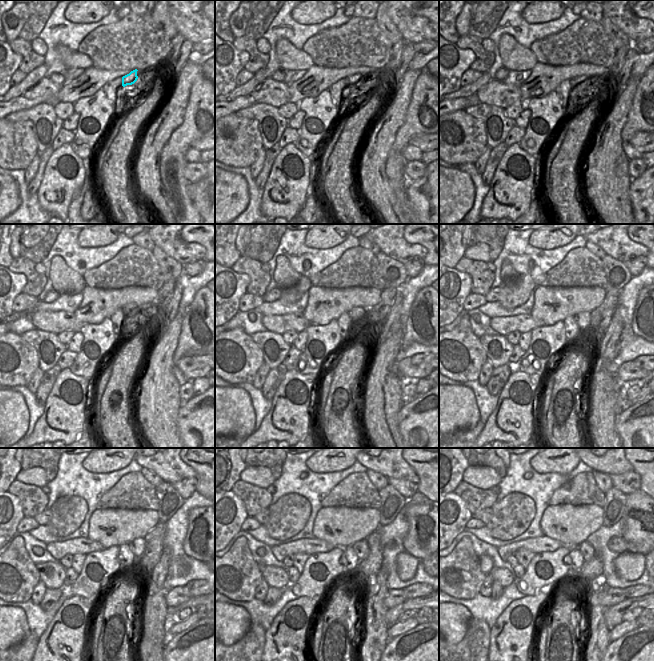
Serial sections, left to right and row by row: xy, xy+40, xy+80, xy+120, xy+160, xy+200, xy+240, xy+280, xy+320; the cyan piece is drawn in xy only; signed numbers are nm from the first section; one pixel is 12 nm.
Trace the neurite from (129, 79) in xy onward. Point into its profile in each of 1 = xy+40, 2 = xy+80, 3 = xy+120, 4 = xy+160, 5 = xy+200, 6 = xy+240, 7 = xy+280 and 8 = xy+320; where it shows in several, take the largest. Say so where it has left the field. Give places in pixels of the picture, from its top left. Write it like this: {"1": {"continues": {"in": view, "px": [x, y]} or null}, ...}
{"1": {"continues": {"in": "xy+40", "px": [352, 80]}}, "2": {"continues": {"in": "xy+80", "px": [576, 83]}}, "3": {"continues": {"in": "xy+120", "px": [132, 313]}}, "4": {"continues": {"in": "xy+160", "px": [357, 315]}}, "5": {"continues": {"in": "xy+200", "px": [582, 319]}}, "6": {"continues": {"in": "xy+240", "px": [137, 546]}}, "7": {"continues": {"in": "xy+280", "px": [361, 548]}}, "8": {"continues": {"in": "xy+320", "px": [585, 548]}}}

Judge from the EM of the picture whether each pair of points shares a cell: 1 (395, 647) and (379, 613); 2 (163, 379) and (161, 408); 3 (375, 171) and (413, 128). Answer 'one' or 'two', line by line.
1: two
2: one
3: two

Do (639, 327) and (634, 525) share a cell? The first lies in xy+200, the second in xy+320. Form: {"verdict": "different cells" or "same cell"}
{"verdict": "same cell"}

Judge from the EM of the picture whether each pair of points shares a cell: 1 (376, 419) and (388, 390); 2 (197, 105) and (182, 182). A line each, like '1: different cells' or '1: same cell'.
1: same cell
2: same cell

